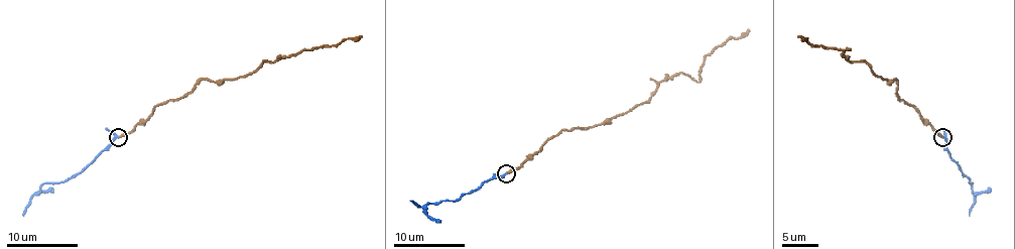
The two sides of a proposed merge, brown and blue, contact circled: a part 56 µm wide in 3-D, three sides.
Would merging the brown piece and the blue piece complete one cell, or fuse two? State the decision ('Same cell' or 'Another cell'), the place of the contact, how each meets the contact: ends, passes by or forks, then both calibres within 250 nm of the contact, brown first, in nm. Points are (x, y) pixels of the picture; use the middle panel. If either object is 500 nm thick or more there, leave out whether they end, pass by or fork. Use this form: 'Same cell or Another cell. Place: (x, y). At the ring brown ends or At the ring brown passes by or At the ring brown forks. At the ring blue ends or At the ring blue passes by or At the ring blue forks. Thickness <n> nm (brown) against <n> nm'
Same cell. Place: (506, 173). At the ring brown ends. At the ring blue passes by. Thickness 280 nm (brown) against 190 nm

